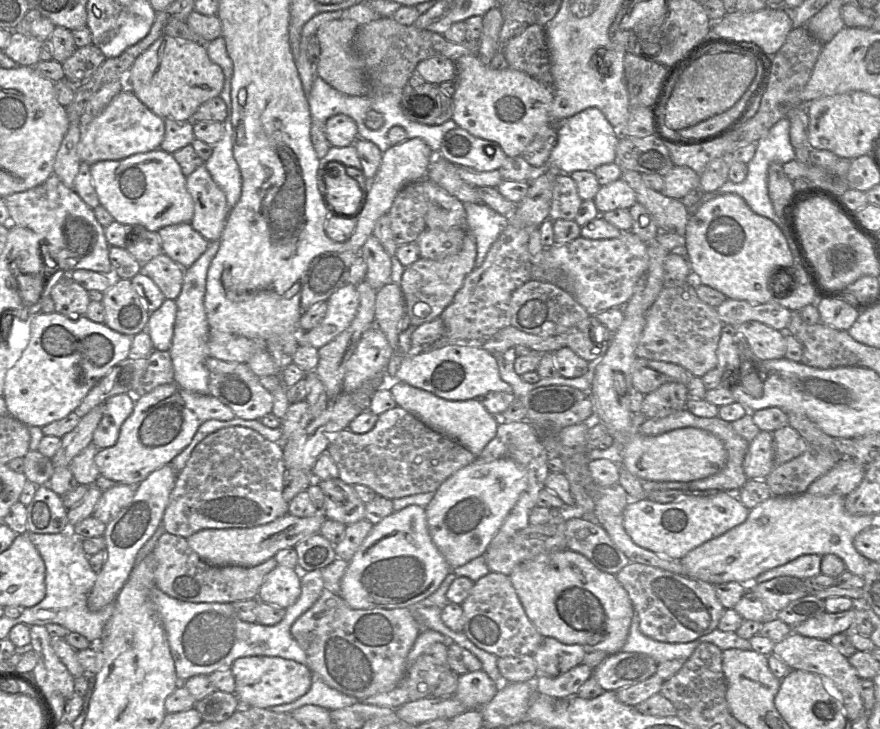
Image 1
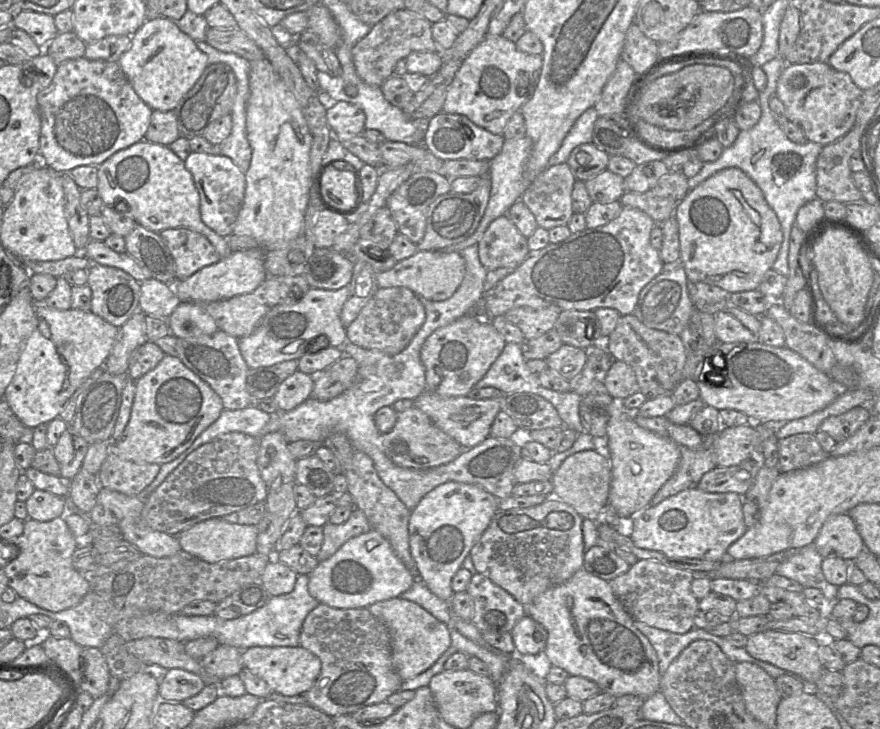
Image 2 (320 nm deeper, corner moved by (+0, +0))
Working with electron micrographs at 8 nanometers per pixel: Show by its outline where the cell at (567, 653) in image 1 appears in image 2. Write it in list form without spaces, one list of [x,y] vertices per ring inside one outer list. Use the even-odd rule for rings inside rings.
[[[527,613],[510,632],[516,655],[535,655],[544,652],[547,642],[547,631]]]

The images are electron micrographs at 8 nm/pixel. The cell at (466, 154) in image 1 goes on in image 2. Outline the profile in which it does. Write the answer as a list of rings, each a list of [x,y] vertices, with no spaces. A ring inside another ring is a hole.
[[[441,111],[429,120],[423,145],[441,160],[468,159],[490,161],[501,151],[504,140],[503,135],[493,134],[477,126],[464,115],[448,114]]]

